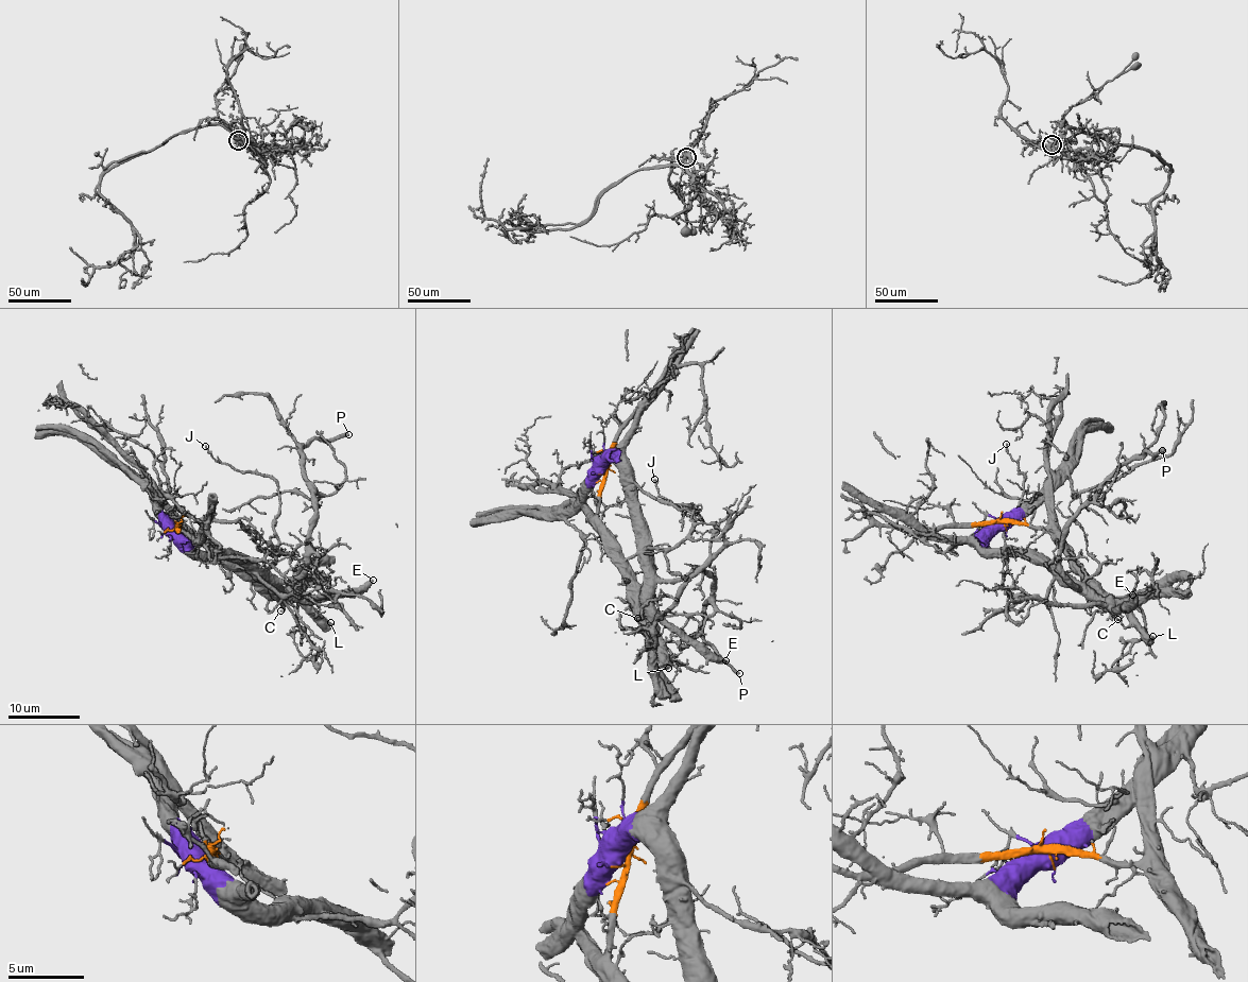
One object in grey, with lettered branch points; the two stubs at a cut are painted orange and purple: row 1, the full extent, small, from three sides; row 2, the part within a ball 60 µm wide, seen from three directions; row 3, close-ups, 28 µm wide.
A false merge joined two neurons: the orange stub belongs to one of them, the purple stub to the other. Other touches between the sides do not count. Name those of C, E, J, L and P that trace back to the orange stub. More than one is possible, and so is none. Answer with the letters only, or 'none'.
C, L

